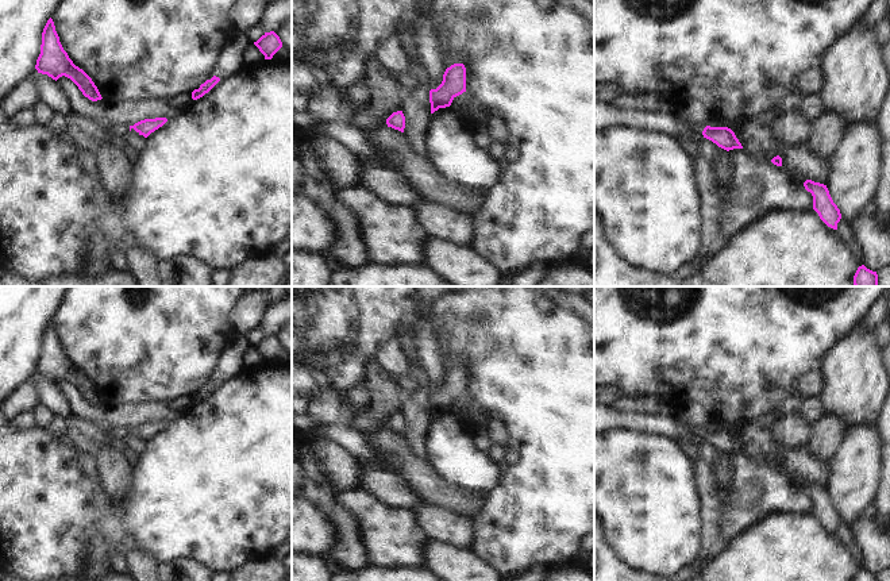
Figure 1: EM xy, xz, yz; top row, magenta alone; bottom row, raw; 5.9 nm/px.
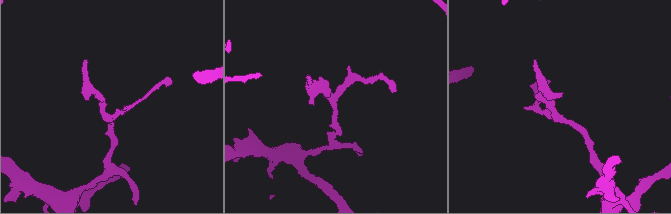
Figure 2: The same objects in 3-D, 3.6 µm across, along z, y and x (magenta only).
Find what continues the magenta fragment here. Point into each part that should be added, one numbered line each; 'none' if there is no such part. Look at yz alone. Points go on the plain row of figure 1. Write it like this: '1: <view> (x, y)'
none

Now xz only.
none

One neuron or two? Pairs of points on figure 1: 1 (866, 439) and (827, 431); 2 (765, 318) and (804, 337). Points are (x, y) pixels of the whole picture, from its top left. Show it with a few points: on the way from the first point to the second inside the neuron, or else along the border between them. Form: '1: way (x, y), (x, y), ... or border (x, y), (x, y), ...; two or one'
1: border (846, 428), (844, 437), (831, 460); two
2: way (774, 318), (785, 318), (794, 327); one

